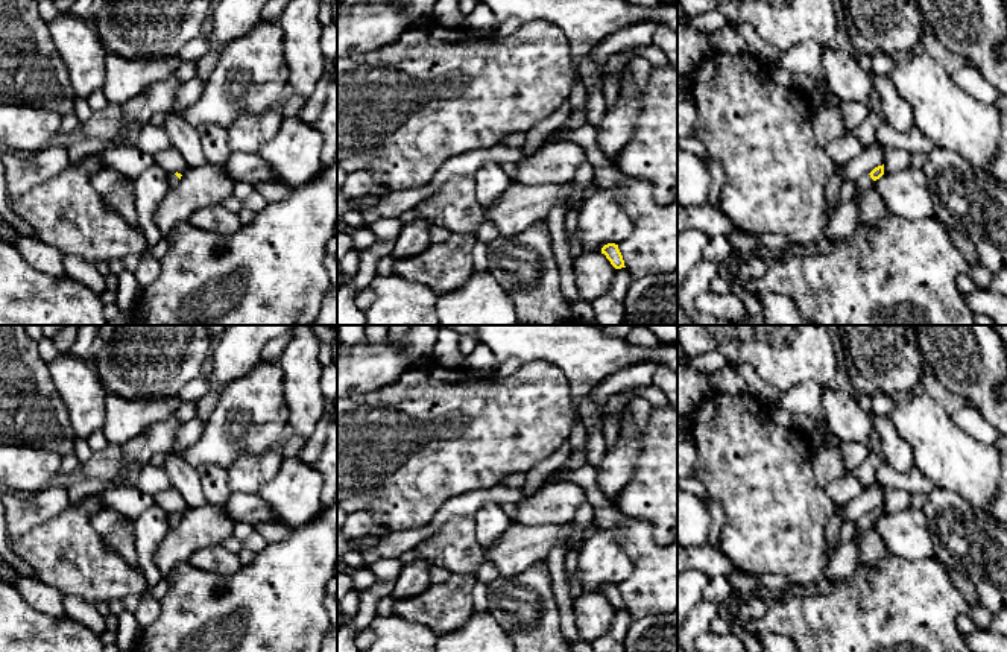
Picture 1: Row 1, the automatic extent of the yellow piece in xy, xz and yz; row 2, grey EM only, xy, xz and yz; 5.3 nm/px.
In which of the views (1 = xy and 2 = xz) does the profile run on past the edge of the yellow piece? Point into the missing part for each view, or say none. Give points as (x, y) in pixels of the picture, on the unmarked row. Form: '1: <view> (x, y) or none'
1: xy (172, 520)
2: none

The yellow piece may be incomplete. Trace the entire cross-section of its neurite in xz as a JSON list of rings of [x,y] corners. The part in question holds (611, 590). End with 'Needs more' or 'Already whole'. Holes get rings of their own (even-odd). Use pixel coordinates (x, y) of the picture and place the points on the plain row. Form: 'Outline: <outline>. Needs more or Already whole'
Outline: [[[608,584],[601,588],[601,594],[606,596],[606,599],[611,602],[611,605],[615,608],[615,609],[621,609],[621,608],[626,608],[624,606],[624,600],[623,600],[623,596],[618,590],[618,585],[615,584]]]. Already whole

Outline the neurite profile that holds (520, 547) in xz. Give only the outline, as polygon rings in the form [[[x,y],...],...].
[[[592,520],[588,526],[579,527],[574,521],[565,524],[548,526],[521,526],[512,524],[500,540],[491,547],[483,547],[483,556],[486,562],[494,564],[498,568],[500,578],[515,578],[535,565],[539,561],[545,561],[551,547],[560,540],[567,538],[568,543],[582,530],[595,524]]]

